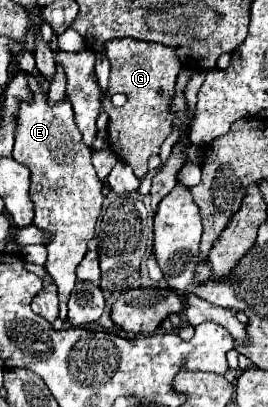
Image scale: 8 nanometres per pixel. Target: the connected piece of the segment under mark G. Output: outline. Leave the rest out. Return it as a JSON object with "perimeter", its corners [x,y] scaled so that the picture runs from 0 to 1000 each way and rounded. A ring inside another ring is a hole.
{"perimeter":[[[493,91],[403,101],[396,135],[410,145],[410,199],[381,258],[410,287],[403,351],[410,366],[425,366],[425,376],[493,410],[500,430],[530,440],[552,420],[545,410],[552,386],[590,381],[612,342],[634,332],[642,287],[634,287],[627,248],[634,248],[634,229],[649,224],[649,204],[679,160],[649,120],[604,106],[515,101]],[[425,229],[463,229],[478,248],[455,263],[425,263],[410,248]]]}

